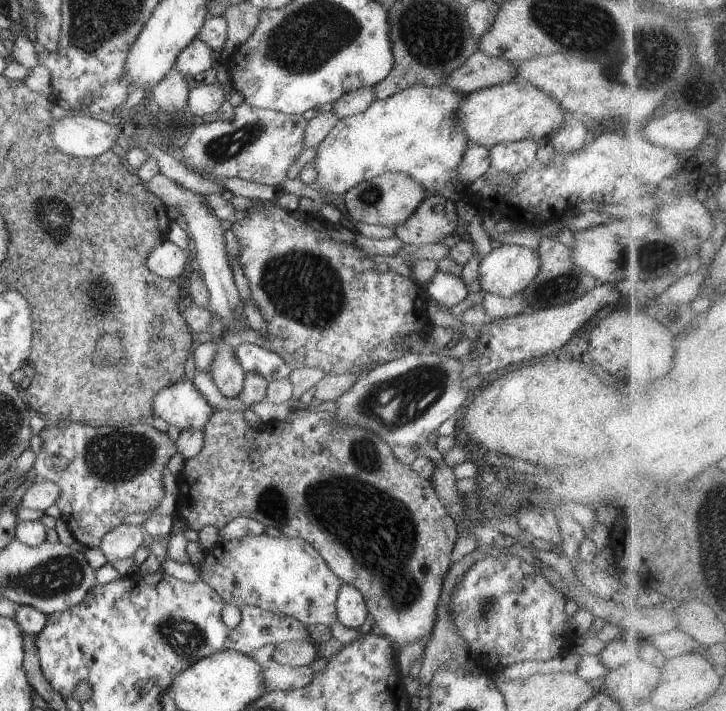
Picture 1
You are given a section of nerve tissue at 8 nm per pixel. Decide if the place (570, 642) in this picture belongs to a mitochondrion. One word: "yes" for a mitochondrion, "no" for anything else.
no

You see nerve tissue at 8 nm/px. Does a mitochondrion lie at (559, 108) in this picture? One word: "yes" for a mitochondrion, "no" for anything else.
no

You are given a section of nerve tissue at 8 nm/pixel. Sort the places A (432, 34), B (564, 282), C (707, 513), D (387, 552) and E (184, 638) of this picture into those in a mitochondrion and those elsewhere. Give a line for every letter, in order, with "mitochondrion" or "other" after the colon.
A: mitochondrion
B: mitochondrion
C: other
D: mitochondrion
E: mitochondrion

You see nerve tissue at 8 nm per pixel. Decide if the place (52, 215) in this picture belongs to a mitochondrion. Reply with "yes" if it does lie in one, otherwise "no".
yes

